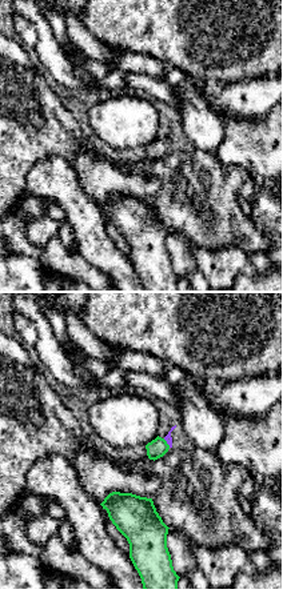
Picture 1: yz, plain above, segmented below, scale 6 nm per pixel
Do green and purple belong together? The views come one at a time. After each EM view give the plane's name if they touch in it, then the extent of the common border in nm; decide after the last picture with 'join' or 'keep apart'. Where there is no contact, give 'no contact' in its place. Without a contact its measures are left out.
yz | 70 nm

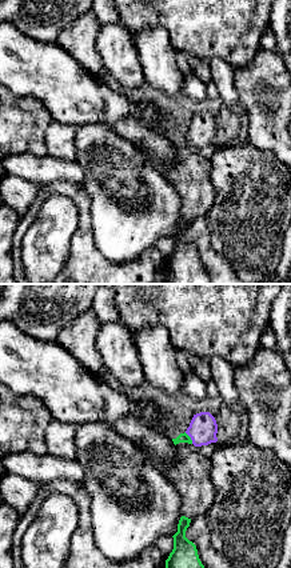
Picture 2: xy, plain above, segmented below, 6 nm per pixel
xy | 90 nm

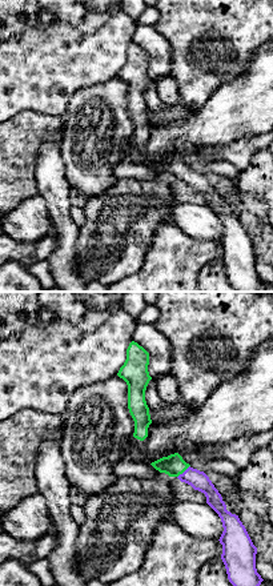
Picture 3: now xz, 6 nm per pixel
xz | 110 nm

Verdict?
join

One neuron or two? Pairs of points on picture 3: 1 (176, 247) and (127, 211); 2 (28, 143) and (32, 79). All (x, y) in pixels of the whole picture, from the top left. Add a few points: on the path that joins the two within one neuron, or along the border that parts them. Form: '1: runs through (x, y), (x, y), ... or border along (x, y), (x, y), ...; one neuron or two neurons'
1: border along (169, 221), (164, 223), (155, 232), (144, 260); two neurons
2: border along (60, 115), (17, 112), (13, 116); two neurons

